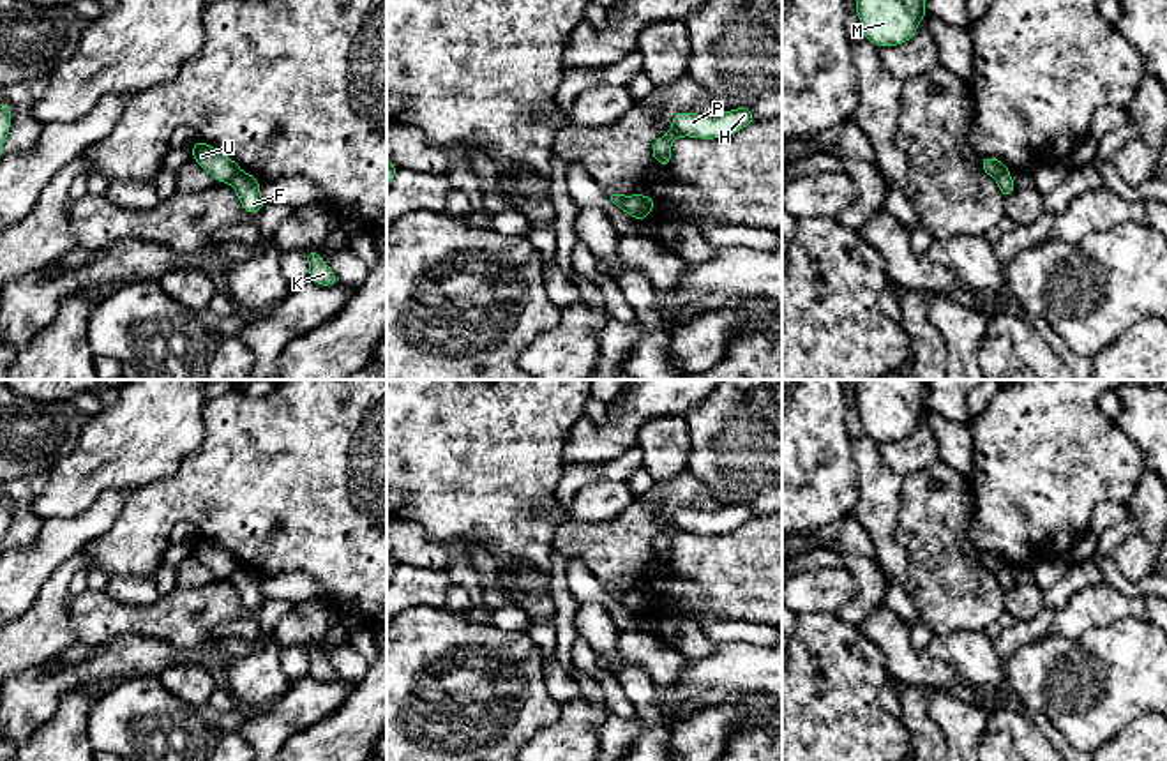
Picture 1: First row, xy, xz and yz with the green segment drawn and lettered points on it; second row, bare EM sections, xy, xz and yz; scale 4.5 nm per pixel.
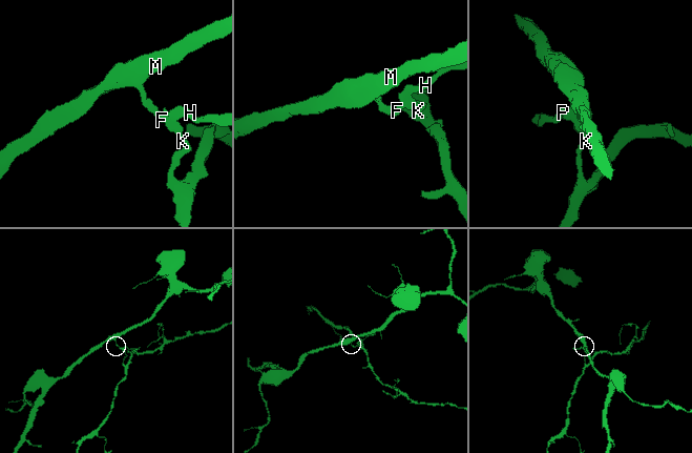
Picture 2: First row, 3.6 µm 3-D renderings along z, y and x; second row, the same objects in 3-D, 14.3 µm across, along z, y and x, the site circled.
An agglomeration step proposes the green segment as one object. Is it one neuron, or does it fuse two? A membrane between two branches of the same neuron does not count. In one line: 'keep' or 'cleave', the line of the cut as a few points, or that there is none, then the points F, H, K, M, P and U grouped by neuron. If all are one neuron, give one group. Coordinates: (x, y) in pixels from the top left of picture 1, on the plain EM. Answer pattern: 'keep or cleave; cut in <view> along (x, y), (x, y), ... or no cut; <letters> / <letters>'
cleave; cut in yz along (1008, 567), (994, 574); F H K P / M U

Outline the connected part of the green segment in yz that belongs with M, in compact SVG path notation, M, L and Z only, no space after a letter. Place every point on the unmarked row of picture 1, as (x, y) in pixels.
M858 380L855 397L863 434L877 443L913 434L927 411L925 390L922 380Z

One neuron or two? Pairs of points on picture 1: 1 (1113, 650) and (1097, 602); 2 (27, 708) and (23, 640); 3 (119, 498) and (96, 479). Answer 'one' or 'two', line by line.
1: two
2: two
3: two

